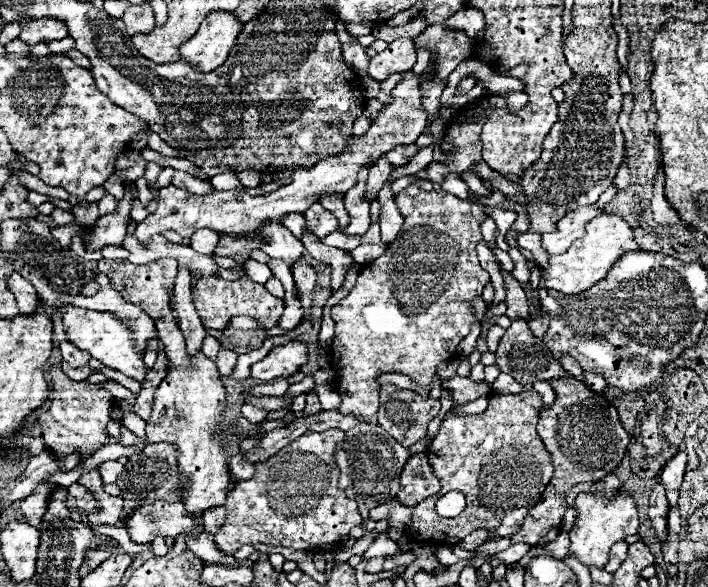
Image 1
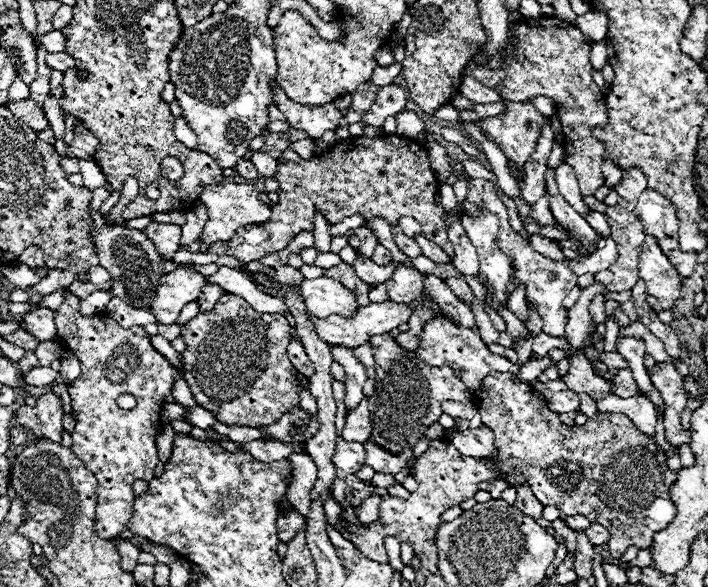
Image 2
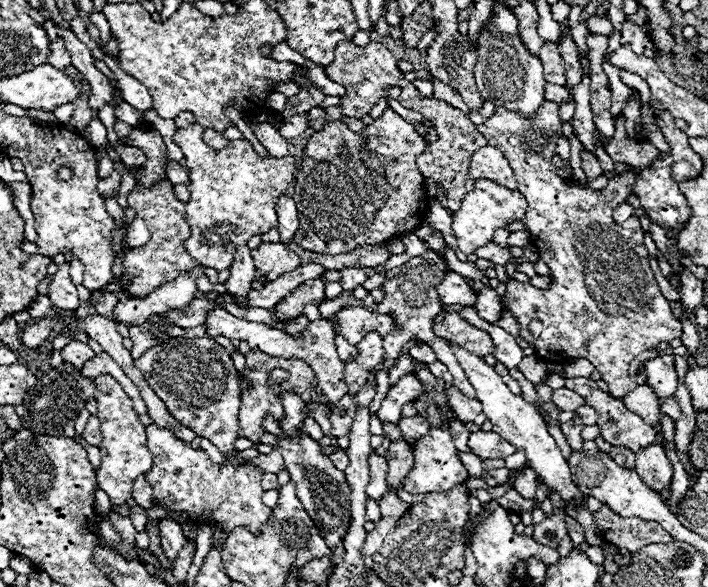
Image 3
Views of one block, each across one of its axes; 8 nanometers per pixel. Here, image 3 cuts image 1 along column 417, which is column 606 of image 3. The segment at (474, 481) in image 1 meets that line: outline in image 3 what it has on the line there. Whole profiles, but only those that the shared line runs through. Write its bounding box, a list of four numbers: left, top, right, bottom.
[594,506,672,552]

